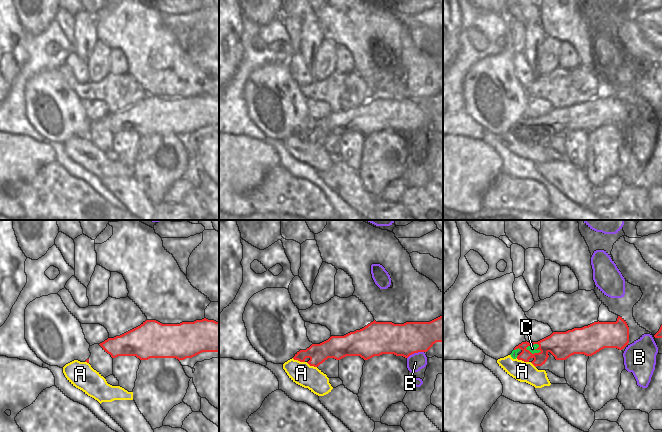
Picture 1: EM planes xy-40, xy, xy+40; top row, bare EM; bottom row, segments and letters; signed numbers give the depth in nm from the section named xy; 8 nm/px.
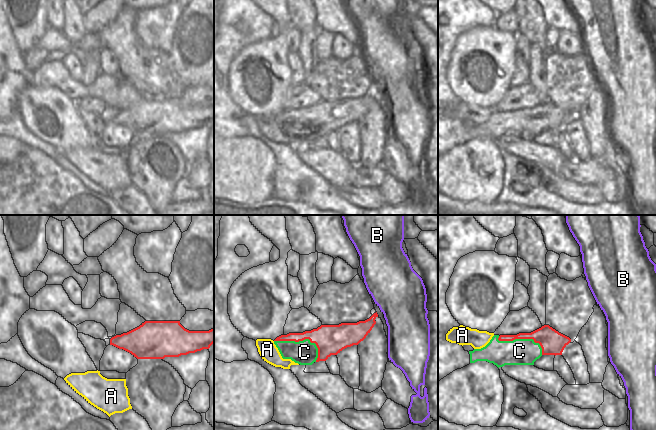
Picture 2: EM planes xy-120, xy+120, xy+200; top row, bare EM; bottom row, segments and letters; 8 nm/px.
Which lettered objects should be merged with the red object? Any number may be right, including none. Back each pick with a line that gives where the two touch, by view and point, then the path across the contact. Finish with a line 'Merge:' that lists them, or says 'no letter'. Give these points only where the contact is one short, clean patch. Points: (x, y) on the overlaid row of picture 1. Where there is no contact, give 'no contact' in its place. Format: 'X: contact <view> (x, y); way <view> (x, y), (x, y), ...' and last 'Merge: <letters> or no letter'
C: contact xy+40 (534, 353); way xy+40 (562, 345), (545, 345), (534, 353), (532, 348)
Merge: C

